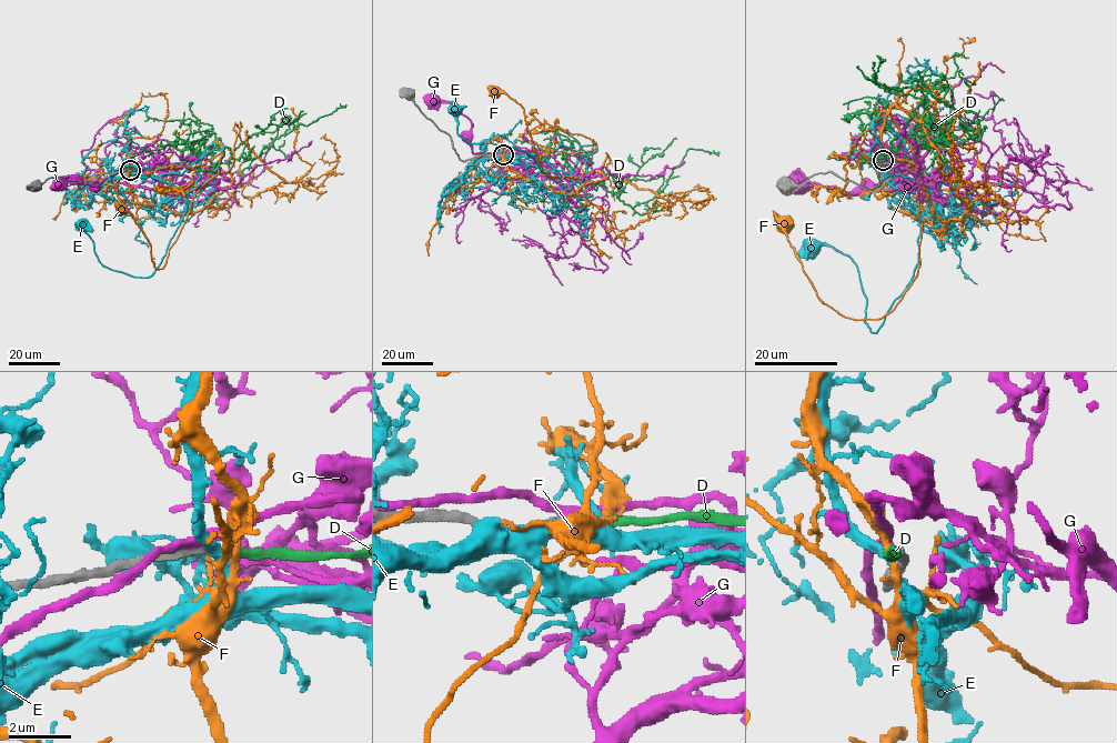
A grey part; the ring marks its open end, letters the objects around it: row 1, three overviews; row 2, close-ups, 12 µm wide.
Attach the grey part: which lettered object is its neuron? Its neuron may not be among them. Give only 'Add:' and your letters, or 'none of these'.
Add: D

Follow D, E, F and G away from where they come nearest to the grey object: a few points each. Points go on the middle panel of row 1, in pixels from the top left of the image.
D: (502, 154), (562, 164), (579, 181), (601, 186), (633, 208), (660, 191), (687, 150), (718, 152)
E: (502, 154), (539, 154), (559, 178), (541, 171), (520, 149), (470, 143), (458, 133), (454, 110)
F: (502, 154), (509, 169), (566, 193), (604, 178), (591, 171), (549, 176), (533, 148), (523, 108), (494, 93)
G: (500, 154), (472, 152), (471, 121), (453, 104), (433, 99)

